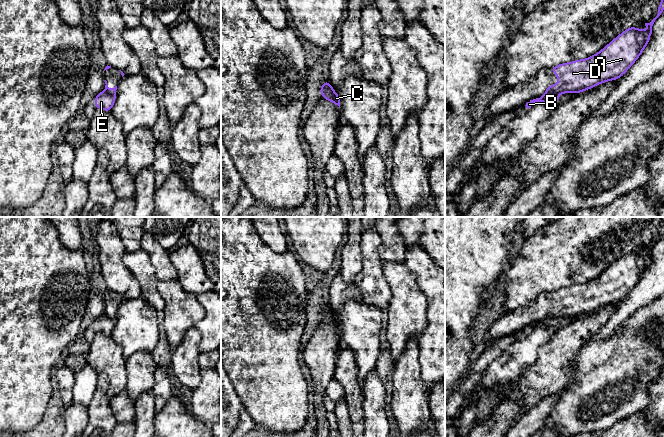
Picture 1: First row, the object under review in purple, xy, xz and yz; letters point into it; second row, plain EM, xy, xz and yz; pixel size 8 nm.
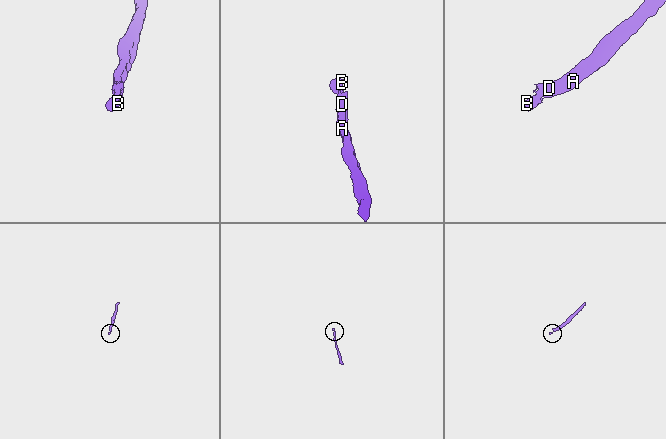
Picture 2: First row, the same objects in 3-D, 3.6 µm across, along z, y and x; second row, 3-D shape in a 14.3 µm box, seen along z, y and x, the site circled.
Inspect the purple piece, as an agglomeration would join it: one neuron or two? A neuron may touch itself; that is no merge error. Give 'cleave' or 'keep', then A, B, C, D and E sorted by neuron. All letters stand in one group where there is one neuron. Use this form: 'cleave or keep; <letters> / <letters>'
cleave; A D / B C E

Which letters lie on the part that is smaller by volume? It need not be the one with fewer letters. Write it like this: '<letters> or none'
B, C, E

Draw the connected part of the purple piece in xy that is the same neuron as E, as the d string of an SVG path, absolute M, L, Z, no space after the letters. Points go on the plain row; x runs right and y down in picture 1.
M102 315L94 322L95 333L103 333L107 336L111 336L115 324L116 318L110 318L106 315Z

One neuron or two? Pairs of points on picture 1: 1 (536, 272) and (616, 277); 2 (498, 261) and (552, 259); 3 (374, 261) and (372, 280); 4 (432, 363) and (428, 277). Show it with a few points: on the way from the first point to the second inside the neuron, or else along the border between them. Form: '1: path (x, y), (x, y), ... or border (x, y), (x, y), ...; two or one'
1: border (615, 261), (596, 277), (575, 284); two
2: border (508, 264), (502, 274), (499, 286); two
3: path (372, 266), (372, 275); one
4: path (434, 342), (434, 298); one

